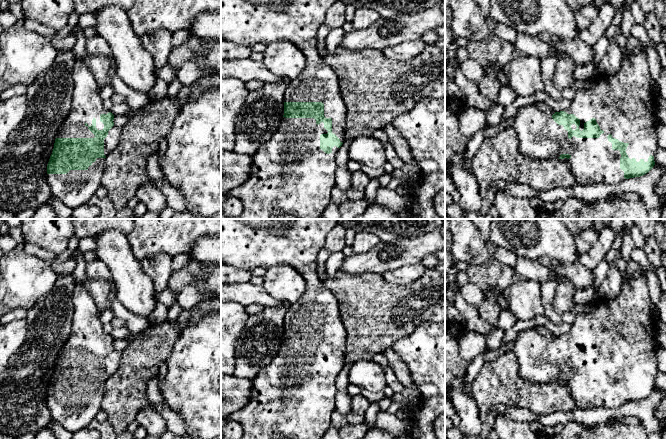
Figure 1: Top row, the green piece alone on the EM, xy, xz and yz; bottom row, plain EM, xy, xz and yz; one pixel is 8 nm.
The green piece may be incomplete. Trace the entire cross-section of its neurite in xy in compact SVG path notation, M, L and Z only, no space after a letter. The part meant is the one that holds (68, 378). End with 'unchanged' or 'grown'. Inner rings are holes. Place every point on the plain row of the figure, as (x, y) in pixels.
M76 284L72 302L71 333L55 363L47 389L47 408L52 421L75 433L89 427L101 410L105 382L120 366L121 352L114 348L111 335L103 330L101 312L83 284Z | grown

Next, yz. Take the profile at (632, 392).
M644 275L639 278L633 279L630 282L622 283L620 293L613 299L600 299L593 305L589 304L576 304L573 306L572 311L575 313L575 321L571 324L571 329L566 335L555 336L553 339L540 335L534 328L521 331L514 340L514 347L512 352L516 355L519 363L519 376L530 382L567 382L571 397L575 403L576 408L593 408L603 407L609 409L621 408L625 403L640 401L648 397L655 389L654 379L658 372L658 360L656 351L660 346L655 335L656 322L652 317L652 302L650 300L647 279Z | grown

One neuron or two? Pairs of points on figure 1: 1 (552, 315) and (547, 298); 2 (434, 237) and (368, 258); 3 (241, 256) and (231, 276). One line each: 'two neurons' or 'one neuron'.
1: one neuron
2: one neuron
3: two neurons

